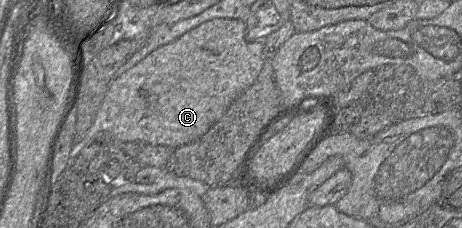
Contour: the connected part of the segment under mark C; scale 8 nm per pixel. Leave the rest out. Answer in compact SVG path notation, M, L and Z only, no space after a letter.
M216 18L204 22L176 40L159 47L111 82L92 126L75 145L75 156L93 142L104 143L108 151L113 140L172 148L192 143L206 134L237 97L255 82L262 68L263 42L247 40L244 21Z

